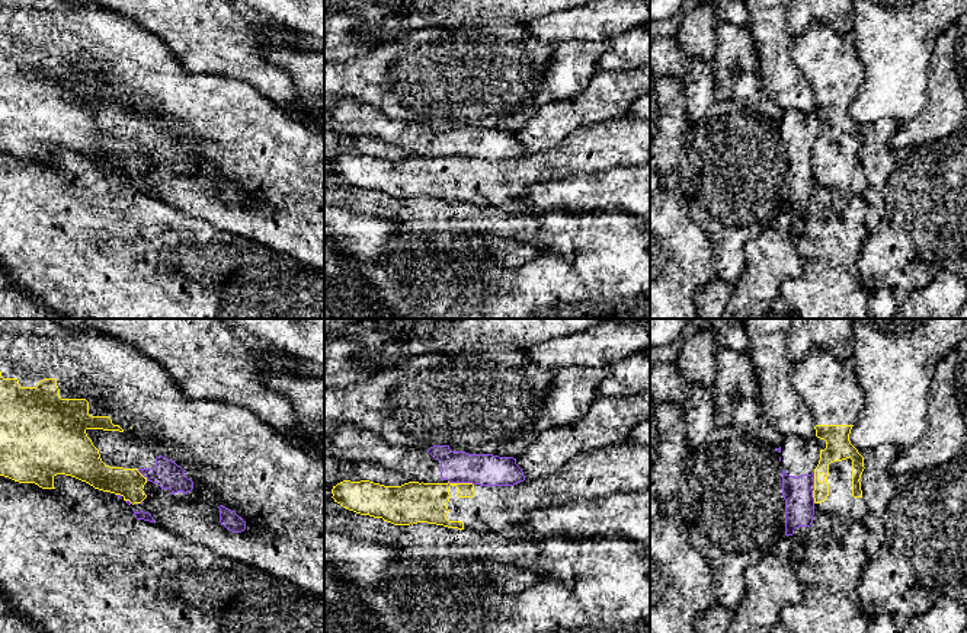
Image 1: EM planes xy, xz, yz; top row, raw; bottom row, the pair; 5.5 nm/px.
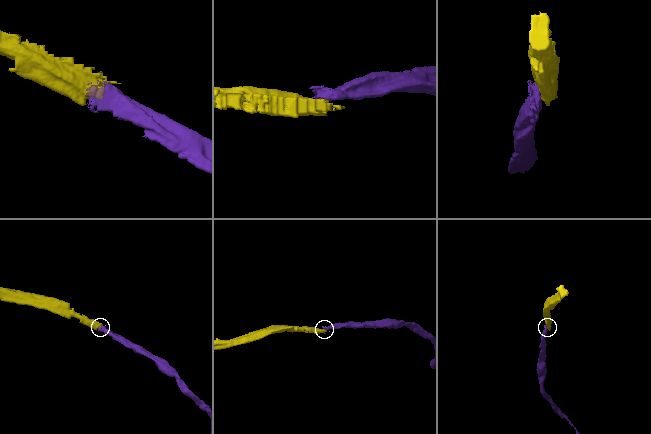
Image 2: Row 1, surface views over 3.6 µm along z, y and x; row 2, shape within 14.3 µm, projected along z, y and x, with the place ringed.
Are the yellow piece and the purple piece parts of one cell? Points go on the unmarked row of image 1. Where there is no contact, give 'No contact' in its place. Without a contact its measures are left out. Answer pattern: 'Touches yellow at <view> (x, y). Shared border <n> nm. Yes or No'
Touches yellow at xz (461, 157). Shared border 150 nm. No

